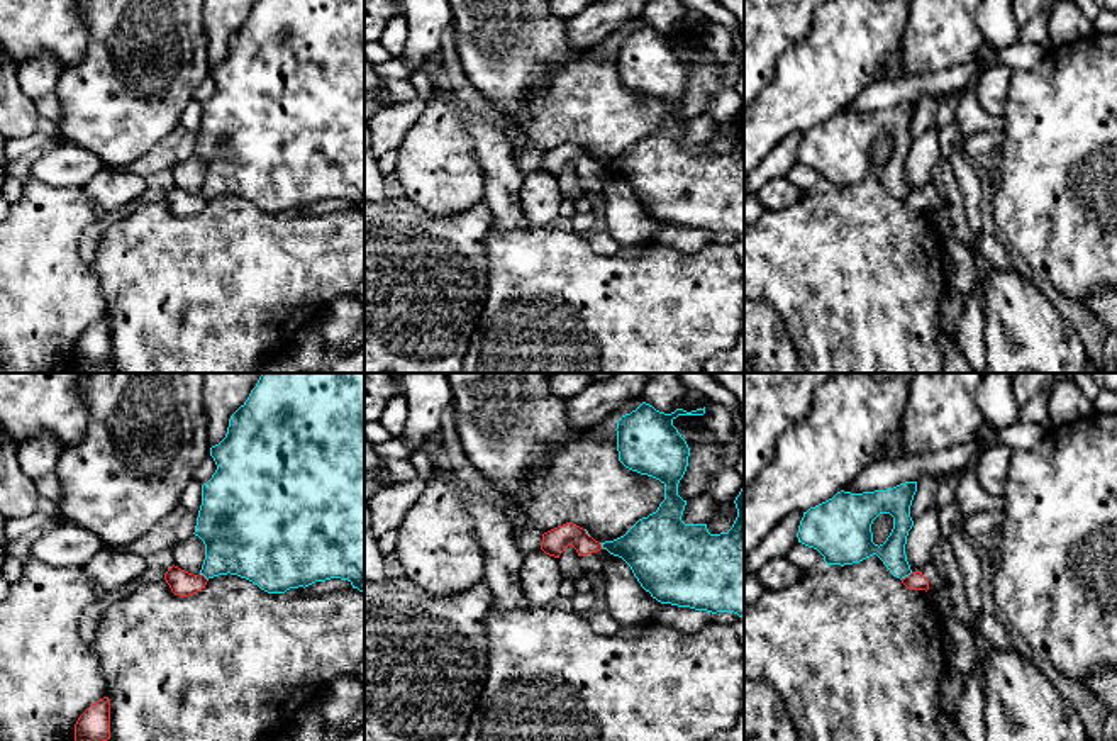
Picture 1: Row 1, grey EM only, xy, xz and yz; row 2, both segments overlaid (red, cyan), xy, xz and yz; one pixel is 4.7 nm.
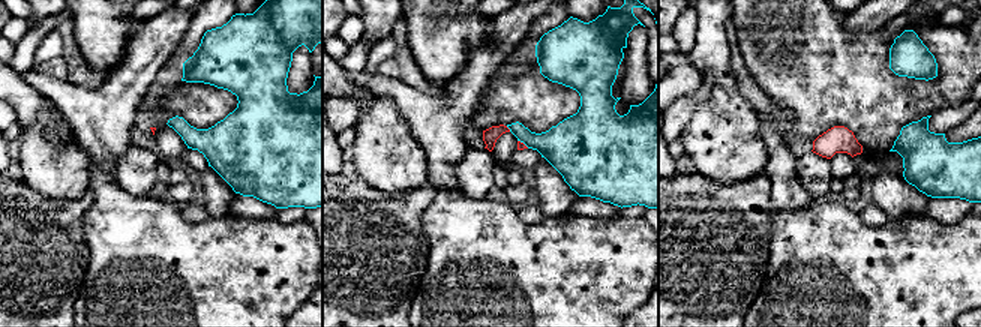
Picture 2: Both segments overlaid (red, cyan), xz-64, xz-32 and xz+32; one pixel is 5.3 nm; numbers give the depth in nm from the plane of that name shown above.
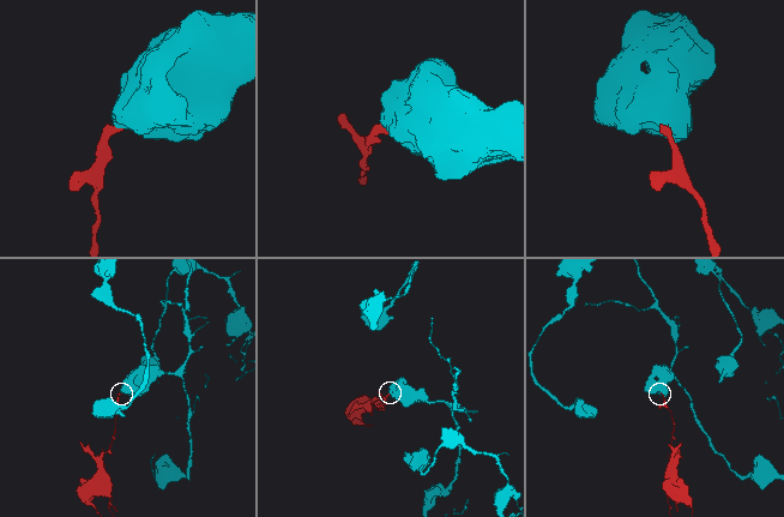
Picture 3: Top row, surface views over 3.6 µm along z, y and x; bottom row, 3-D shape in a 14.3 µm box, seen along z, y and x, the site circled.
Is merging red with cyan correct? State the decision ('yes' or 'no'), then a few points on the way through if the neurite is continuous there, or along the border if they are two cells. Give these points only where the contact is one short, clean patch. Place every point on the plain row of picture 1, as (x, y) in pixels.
no | along yz (912, 192), (900, 199)

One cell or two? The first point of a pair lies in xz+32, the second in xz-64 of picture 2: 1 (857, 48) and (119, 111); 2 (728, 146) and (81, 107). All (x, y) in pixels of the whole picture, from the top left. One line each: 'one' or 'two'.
1: two
2: two

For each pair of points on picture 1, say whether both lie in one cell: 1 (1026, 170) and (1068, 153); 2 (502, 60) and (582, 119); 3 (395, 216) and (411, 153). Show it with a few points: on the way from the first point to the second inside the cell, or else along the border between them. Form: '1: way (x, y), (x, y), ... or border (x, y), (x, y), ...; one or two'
1: way (1036, 170), (1051, 170), (1058, 163); one
2: way (526, 60), (536, 60), (572, 95); one
3: border (404, 197), (439, 216); two

